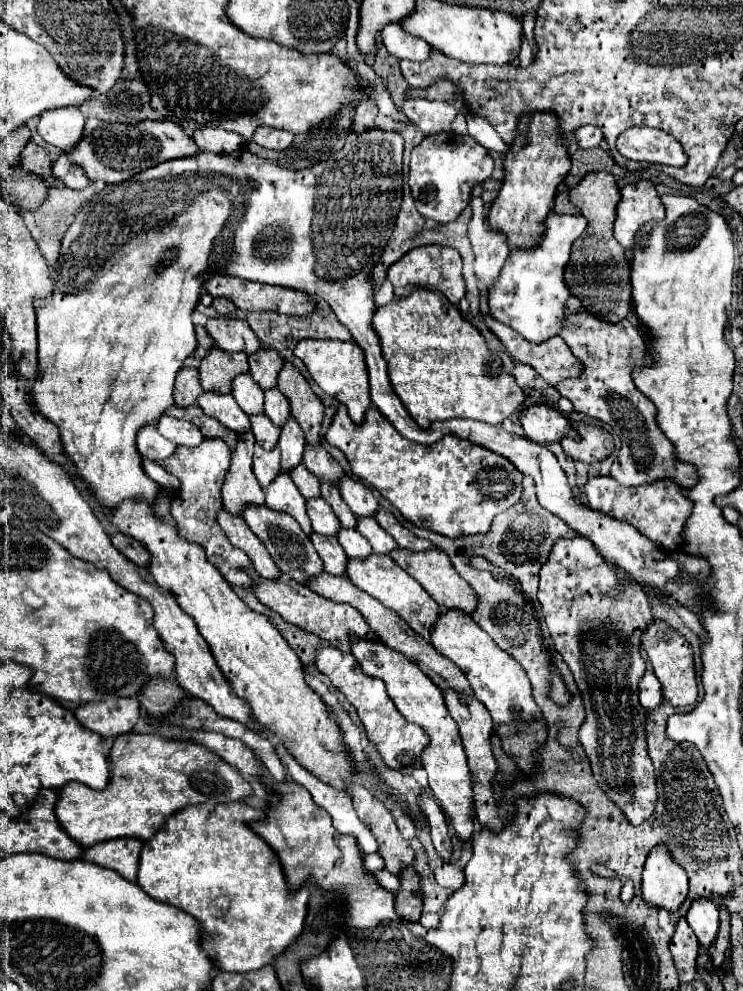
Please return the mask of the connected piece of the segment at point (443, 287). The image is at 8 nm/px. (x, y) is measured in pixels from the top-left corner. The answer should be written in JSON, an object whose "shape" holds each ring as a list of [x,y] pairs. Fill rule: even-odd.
{"shape":[[[420,246],[406,256],[402,256],[396,264],[388,268],[388,280],[394,286],[394,296],[408,296],[414,288],[430,288],[444,294],[452,304],[458,304],[464,296],[464,280],[462,280],[462,260],[454,248],[448,246]]]}

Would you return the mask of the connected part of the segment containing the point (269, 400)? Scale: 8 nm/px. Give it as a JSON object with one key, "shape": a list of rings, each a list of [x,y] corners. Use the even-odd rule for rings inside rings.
{"shape":[[[272,388],[272,392],[264,392],[264,414],[276,426],[282,426],[286,422],[286,418],[290,416],[288,398],[278,388]]]}

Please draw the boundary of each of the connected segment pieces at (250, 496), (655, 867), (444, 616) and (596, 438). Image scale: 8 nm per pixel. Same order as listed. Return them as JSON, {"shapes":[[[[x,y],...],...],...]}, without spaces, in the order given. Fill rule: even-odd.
{"shapes":[[[[240,432],[236,450],[232,452],[232,464],[228,476],[224,476],[222,502],[232,514],[240,514],[246,504],[264,504],[264,490],[260,488],[252,472],[252,452],[254,452],[254,434]]],[[[658,844],[646,858],[642,874],[642,898],[650,906],[676,912],[688,894],[688,876],[684,868],[672,860],[668,844]]],[[[460,610],[440,612],[436,624],[432,626],[430,642],[440,654],[452,660],[464,672],[464,676],[468,676],[474,696],[490,710],[490,716],[496,724],[512,724],[516,716],[524,718],[526,722],[532,718],[542,720],[540,708],[532,698],[532,688],[522,666],[500,646],[496,646],[494,640],[472,620],[472,616]]],[[[582,424],[578,428],[578,434],[580,434],[580,440],[564,438],[560,442],[564,454],[570,456],[572,460],[590,464],[594,460],[604,460],[614,452],[614,440],[610,432],[606,432],[604,428],[594,424]]]]}

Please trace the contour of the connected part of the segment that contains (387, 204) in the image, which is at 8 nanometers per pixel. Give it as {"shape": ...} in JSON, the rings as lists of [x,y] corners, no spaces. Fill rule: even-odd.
{"shape":[[[378,128],[358,132],[356,136],[348,138],[344,148],[338,152],[334,152],[334,146],[328,150],[328,142],[322,142],[318,134],[310,132],[304,136],[294,136],[294,142],[280,152],[280,162],[276,164],[282,168],[266,158],[252,156],[246,150],[226,156],[198,152],[190,158],[168,160],[148,168],[146,172],[136,174],[132,180],[106,186],[100,194],[92,196],[92,200],[76,214],[76,220],[64,234],[58,266],[52,270],[54,296],[50,300],[34,302],[38,316],[38,374],[34,384],[34,402],[36,408],[58,426],[64,452],[76,464],[78,474],[94,488],[98,500],[106,508],[114,508],[126,498],[140,498],[150,504],[154,502],[160,486],[142,470],[142,456],[136,450],[136,432],[146,424],[156,424],[164,410],[174,404],[172,390],[176,372],[182,368],[184,358],[196,348],[192,310],[198,302],[198,292],[202,290],[204,280],[214,272],[240,276],[246,280],[286,286],[324,298],[338,316],[340,324],[350,330],[356,344],[364,350],[370,374],[372,404],[404,438],[418,444],[434,444],[446,434],[452,434],[460,440],[470,440],[472,444],[498,452],[500,456],[508,458],[524,476],[534,480],[536,496],[544,510],[556,514],[580,536],[592,540],[604,560],[616,568],[618,580],[638,582],[648,592],[660,590],[660,600],[672,598],[676,604],[688,610],[708,610],[710,600],[704,592],[704,580],[712,574],[712,566],[702,556],[692,556],[682,548],[668,552],[666,548],[652,544],[652,540],[648,540],[644,534],[636,532],[632,524],[612,520],[612,516],[604,516],[604,512],[592,512],[588,506],[576,502],[558,458],[544,444],[510,434],[502,426],[480,424],[478,420],[452,418],[434,422],[432,428],[422,430],[408,416],[396,392],[392,392],[392,384],[386,374],[386,362],[382,358],[380,338],[372,328],[372,316],[376,312],[372,268],[384,254],[396,224],[396,214],[400,210],[402,150],[404,140],[398,132],[382,132]]]}

